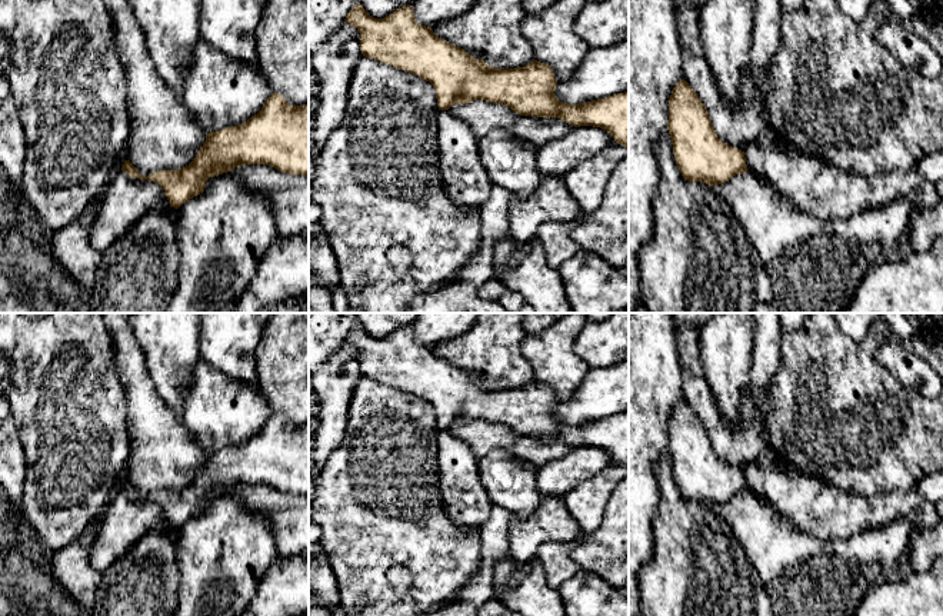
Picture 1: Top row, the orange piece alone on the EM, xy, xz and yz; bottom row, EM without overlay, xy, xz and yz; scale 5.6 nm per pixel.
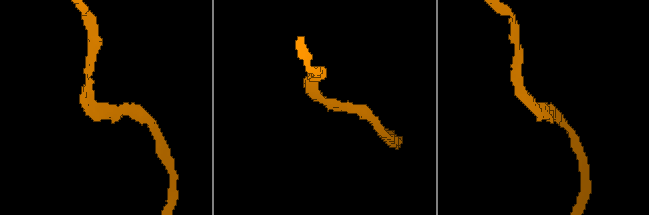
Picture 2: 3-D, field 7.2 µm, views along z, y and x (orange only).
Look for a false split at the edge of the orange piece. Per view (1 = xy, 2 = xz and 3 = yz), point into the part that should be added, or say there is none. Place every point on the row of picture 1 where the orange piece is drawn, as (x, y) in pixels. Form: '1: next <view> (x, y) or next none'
1: next none
2: next none
3: next none

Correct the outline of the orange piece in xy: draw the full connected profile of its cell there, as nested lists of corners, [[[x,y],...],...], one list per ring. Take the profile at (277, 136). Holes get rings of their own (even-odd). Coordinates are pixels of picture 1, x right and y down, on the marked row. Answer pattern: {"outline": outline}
{"outline": [[[271,93],[261,110],[247,121],[207,133],[206,141],[189,166],[179,170],[159,170],[143,177],[130,160],[126,160],[121,170],[131,179],[160,184],[170,206],[179,209],[187,200],[203,193],[210,177],[246,164],[267,164],[287,174],[309,177],[309,103],[291,106],[281,94]]]}

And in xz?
{"outline": [[[357,3],[347,13],[344,23],[359,30],[363,56],[430,81],[436,90],[439,110],[480,99],[504,104],[520,116],[557,117],[574,127],[602,127],[616,143],[629,149],[629,90],[582,104],[563,103],[554,93],[557,80],[552,66],[533,60],[524,67],[494,69],[483,59],[474,59],[463,49],[436,36],[431,27],[419,24],[411,6],[403,6],[384,19],[374,19]]]}

